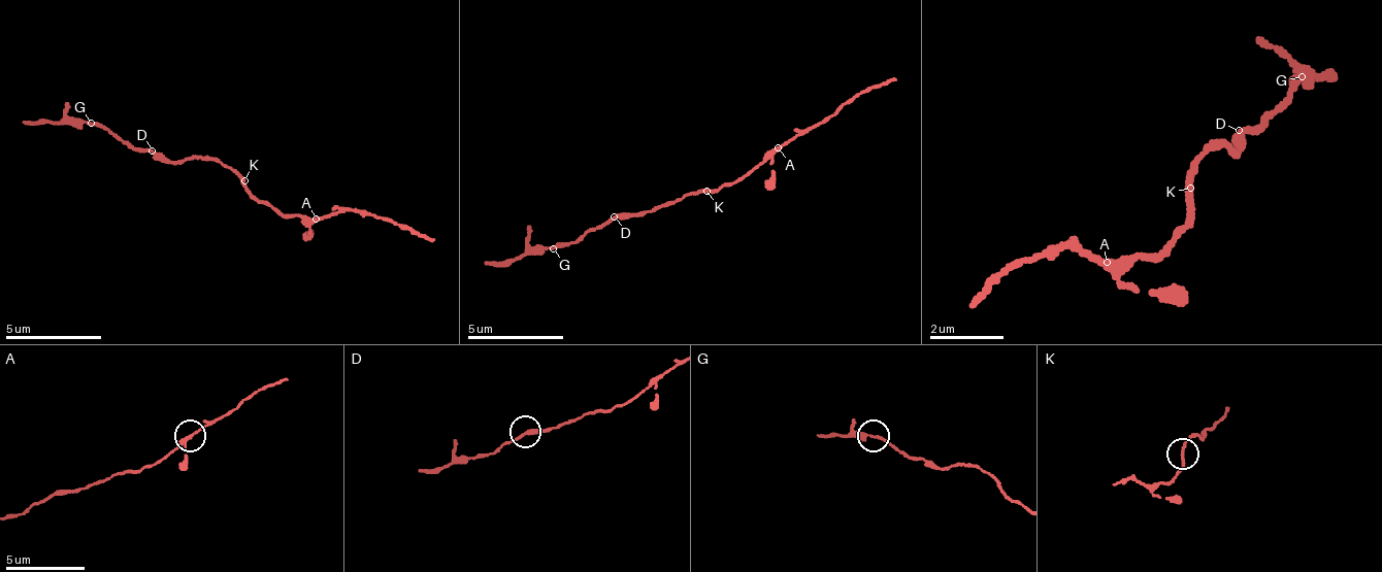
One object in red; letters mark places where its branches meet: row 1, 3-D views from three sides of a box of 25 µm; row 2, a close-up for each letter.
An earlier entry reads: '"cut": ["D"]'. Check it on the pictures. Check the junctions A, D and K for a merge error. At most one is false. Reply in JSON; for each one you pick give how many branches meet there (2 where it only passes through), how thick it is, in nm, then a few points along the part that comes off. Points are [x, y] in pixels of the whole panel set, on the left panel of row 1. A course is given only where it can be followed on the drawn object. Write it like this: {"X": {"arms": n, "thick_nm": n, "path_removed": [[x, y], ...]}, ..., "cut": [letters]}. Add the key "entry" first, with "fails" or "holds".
{"entry": "fails", "cut": []}

